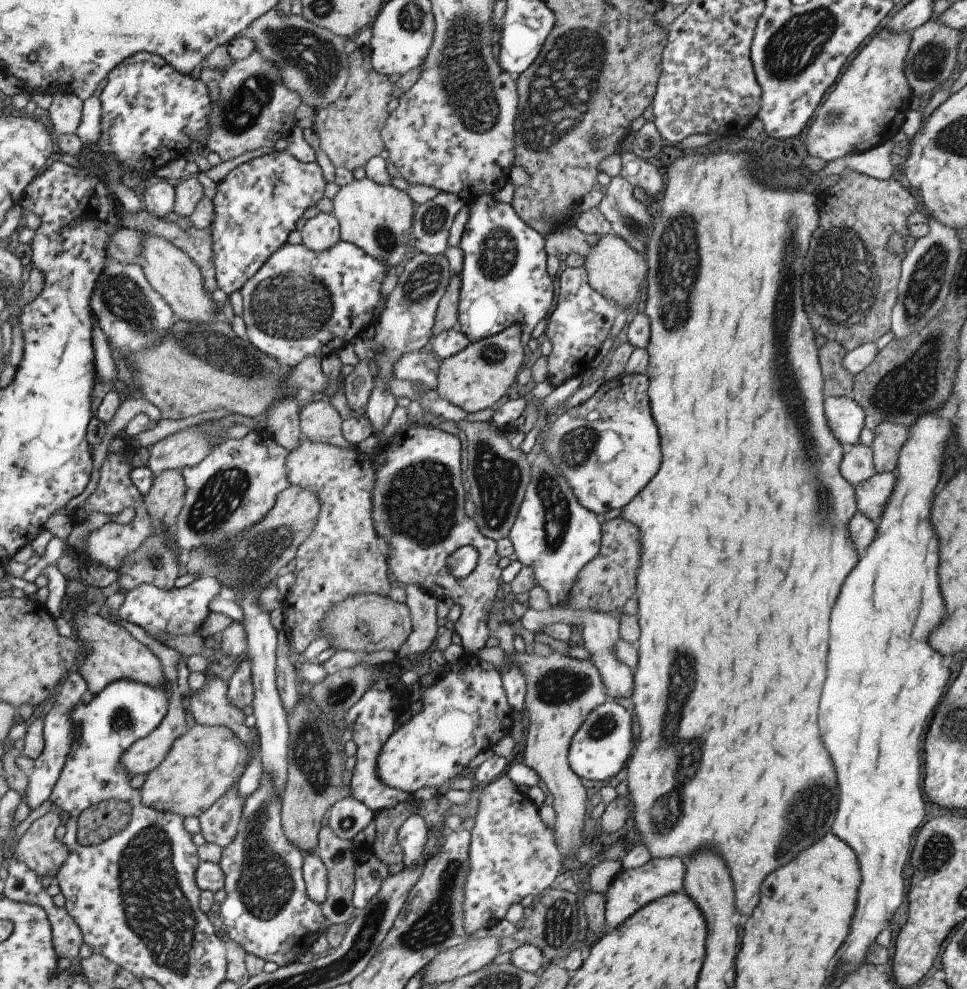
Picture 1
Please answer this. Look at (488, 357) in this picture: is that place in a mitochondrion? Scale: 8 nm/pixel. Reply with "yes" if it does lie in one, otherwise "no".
no

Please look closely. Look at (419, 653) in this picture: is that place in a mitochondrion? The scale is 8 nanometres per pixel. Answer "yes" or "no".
no

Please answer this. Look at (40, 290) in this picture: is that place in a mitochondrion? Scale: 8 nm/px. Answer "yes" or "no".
no

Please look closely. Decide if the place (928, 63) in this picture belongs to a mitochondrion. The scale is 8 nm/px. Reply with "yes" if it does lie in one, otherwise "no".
yes

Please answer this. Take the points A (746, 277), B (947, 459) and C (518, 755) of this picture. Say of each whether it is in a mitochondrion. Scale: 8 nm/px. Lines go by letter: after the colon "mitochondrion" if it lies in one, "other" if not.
A: other
B: other
C: other

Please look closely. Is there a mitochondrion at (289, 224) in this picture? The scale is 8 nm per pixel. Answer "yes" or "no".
no

